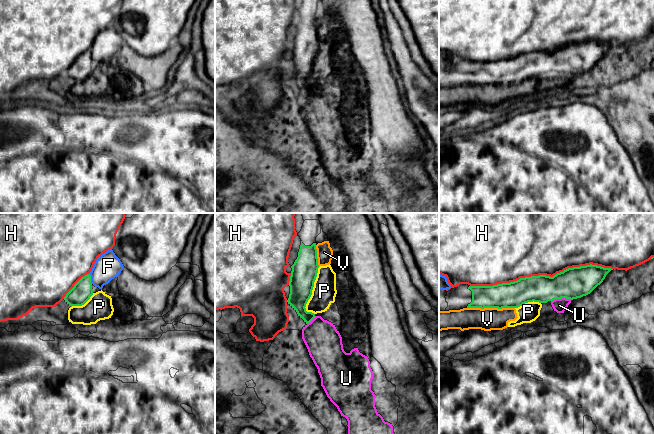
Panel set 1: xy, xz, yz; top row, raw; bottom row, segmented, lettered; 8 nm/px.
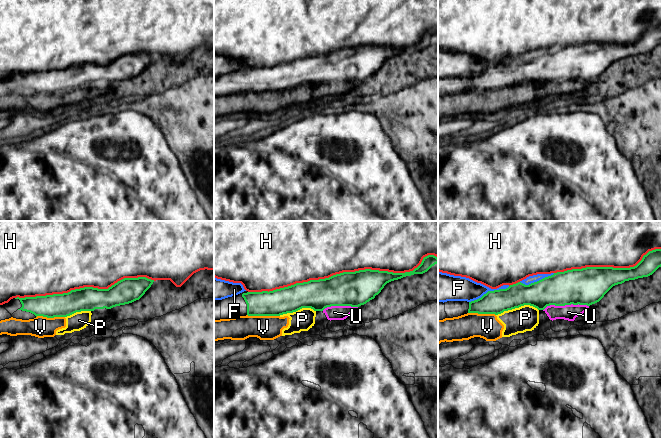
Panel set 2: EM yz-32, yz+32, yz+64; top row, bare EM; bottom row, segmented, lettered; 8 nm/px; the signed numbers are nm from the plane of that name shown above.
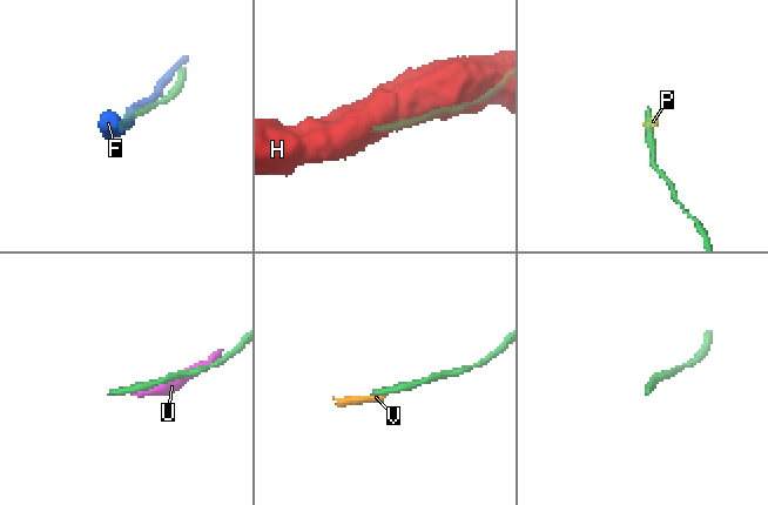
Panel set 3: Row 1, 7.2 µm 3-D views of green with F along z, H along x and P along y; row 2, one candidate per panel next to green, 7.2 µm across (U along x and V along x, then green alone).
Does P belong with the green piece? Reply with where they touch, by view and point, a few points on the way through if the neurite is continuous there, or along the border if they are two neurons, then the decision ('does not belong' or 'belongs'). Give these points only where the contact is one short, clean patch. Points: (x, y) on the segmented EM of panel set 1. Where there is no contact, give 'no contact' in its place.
contact xz (311, 293); border xz (319, 267), (312, 294), (305, 307), (314, 314); does not belong

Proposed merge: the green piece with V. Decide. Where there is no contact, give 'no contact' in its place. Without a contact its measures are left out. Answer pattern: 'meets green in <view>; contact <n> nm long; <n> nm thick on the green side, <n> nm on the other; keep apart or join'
meets green in yz; contact 380 nm long; 200 nm thick on the green side, 190 nm on the other; keep apart

